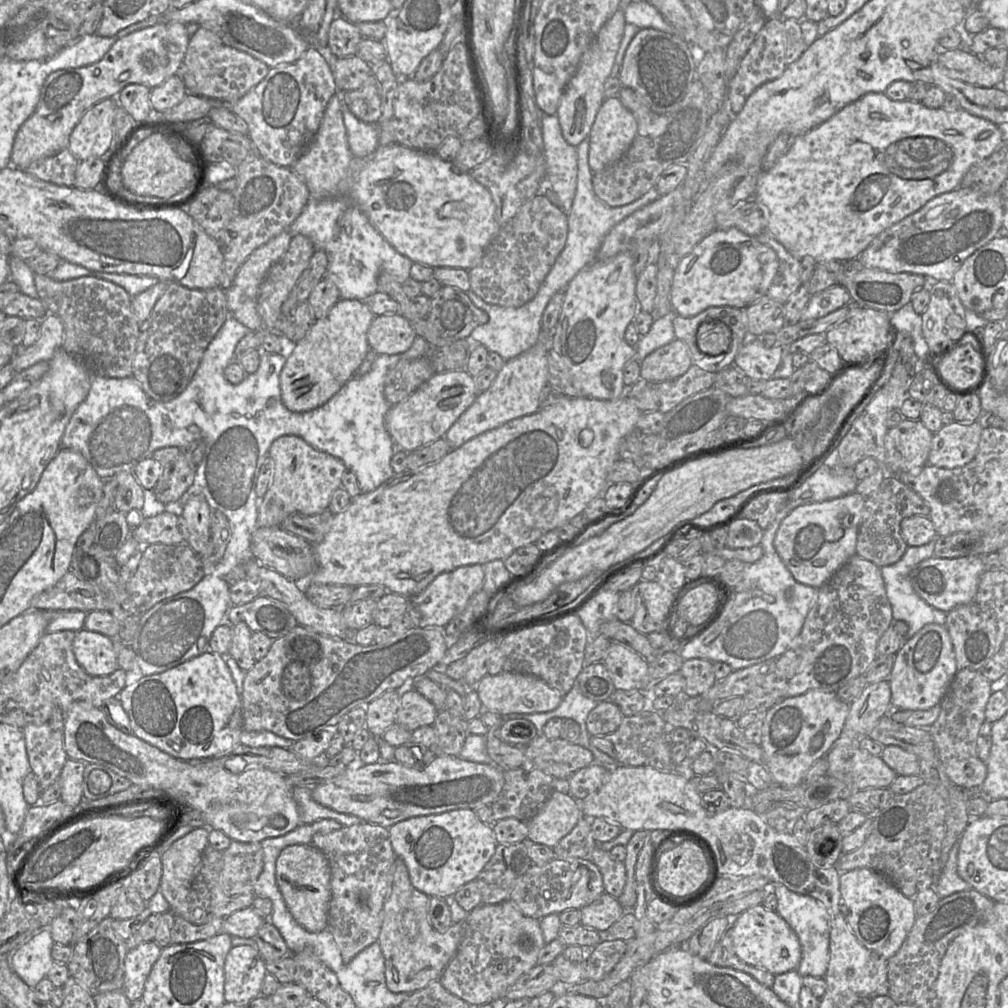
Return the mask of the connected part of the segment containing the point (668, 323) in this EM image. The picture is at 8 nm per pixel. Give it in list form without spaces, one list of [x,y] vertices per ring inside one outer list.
[[[671,315],[655,317],[653,324],[646,335],[640,336],[638,343],[635,346],[635,359],[642,361],[648,354],[654,350],[670,343],[674,340],[675,332]]]

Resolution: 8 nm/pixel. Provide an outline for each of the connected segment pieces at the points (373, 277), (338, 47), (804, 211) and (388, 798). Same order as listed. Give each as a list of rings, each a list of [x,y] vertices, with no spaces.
[[[347,197],[326,199],[309,198],[301,214],[289,227],[292,236],[303,235],[313,244],[315,250],[322,250],[328,258],[326,276],[333,281],[339,291],[339,298],[364,301],[374,294],[378,288],[380,273],[390,274],[398,283],[403,284],[410,278],[410,270],[413,262],[398,253],[370,224],[366,214],[359,206]]]
[[[337,15],[332,21],[328,32],[328,46],[338,58],[357,56],[358,45],[363,39],[358,27]]]
[[[870,92],[848,104],[827,121],[794,139],[788,152],[780,157],[768,171],[761,172],[757,178],[756,192],[752,199],[768,209],[766,231],[781,243],[795,258],[811,256],[817,263],[835,260],[852,260],[868,247],[883,230],[921,209],[934,197],[955,190],[972,165],[990,156],[1001,144],[1006,131],[990,120],[972,115],[964,109],[948,112],[942,107],[928,108],[922,102],[911,100],[895,101],[884,93]]]
[[[436,755],[422,768],[381,760],[347,766],[341,775],[314,786],[312,798],[324,807],[390,828],[411,817],[490,805],[503,786],[503,769],[493,763],[470,762],[459,755]]]

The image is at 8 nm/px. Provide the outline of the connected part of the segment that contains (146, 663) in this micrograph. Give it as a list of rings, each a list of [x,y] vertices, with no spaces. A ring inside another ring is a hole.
[[[228,316],[209,343],[188,386],[180,395],[168,402],[151,399],[133,377],[108,378],[92,375],[89,393],[71,416],[61,438],[60,448],[81,453],[103,480],[112,478],[122,471],[133,473],[133,469],[141,461],[151,457],[158,449],[178,447],[185,450],[197,439],[205,442],[206,449],[197,466],[193,485],[204,495],[210,509],[222,512],[228,519],[230,526],[228,545],[222,560],[214,570],[205,574],[192,589],[162,600],[141,615],[131,645],[143,676],[165,672],[208,651],[209,641],[215,628],[228,623],[227,612],[232,606],[230,587],[237,581],[247,578],[246,563],[253,558],[251,538],[257,528],[260,501],[255,493],[255,485],[273,441],[285,435],[299,436],[313,448],[342,461],[346,469],[355,474],[361,493],[375,490],[395,475],[390,462],[396,447],[385,425],[386,415],[391,408],[384,396],[387,373],[401,360],[429,356],[432,351],[428,342],[417,336],[410,349],[404,353],[378,355],[367,374],[350,378],[322,406],[306,412],[292,412],[285,407],[281,397],[280,373],[285,365],[287,352],[261,353],[257,371],[246,375],[237,385],[232,385],[225,379],[224,370],[234,361],[237,343],[249,332],[247,327],[232,316]]]

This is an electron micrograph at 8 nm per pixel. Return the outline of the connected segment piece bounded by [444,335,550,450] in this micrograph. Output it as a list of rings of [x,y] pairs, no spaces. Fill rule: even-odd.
[[[549,337],[541,339],[529,350],[506,361],[491,386],[477,395],[472,405],[448,429],[444,438],[450,449],[457,449],[470,439],[495,429],[513,419],[539,411],[539,396],[548,384]]]

